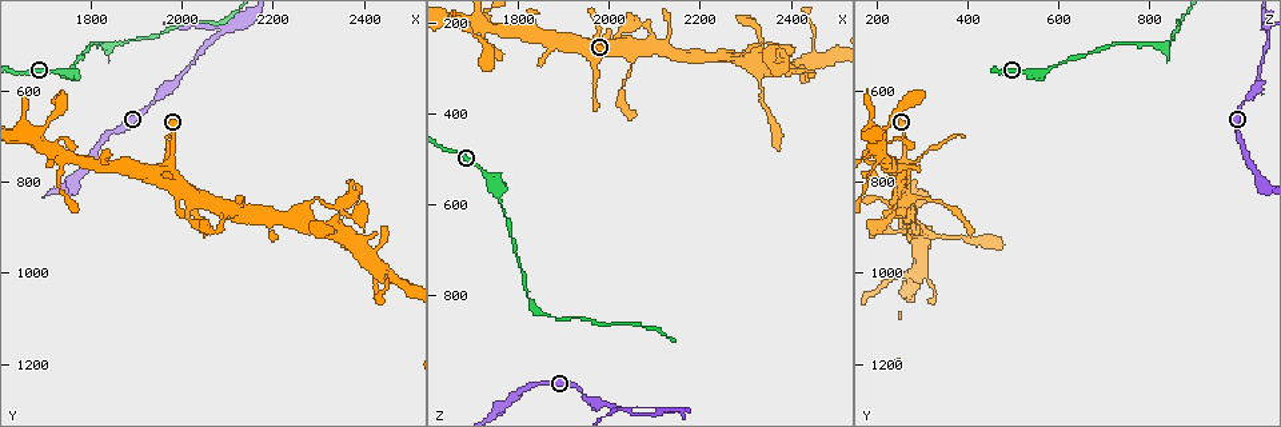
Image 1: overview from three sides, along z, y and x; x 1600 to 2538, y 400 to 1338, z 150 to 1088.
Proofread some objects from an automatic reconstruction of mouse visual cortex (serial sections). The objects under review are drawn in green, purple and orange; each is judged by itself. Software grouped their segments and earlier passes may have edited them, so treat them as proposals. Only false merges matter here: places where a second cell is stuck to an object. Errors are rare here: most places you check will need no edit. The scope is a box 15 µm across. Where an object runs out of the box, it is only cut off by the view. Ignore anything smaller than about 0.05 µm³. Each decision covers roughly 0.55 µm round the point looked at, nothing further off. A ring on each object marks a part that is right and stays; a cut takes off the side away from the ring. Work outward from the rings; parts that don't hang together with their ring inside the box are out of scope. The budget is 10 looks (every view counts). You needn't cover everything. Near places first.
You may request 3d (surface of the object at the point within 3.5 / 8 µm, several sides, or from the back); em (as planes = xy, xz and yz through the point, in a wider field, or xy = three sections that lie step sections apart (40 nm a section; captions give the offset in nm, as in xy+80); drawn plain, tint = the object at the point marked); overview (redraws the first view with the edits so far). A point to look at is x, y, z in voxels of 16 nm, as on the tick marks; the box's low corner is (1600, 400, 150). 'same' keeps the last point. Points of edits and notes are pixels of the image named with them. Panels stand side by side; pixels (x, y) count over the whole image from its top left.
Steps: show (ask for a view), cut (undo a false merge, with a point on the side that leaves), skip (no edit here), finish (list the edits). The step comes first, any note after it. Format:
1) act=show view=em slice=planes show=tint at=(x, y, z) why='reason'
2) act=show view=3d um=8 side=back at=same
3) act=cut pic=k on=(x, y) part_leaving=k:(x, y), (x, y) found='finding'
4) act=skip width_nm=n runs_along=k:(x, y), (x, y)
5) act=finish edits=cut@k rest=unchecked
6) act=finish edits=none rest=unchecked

act=show view=3d um=3.5 at=(1760, 555, 585)

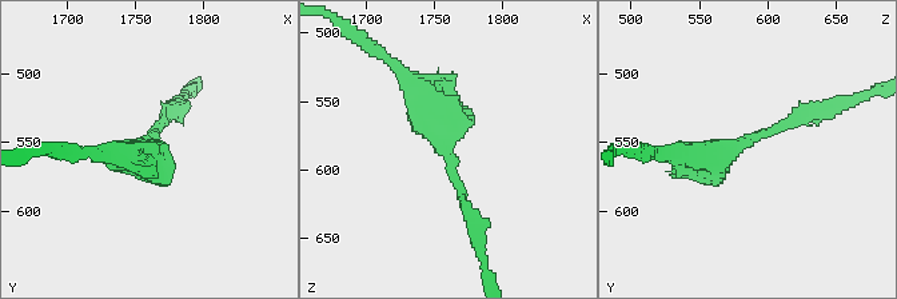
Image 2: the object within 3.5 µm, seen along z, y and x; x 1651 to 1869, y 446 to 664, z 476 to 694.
act=show view=em slice=xy step=2 show=tint at=(1760, 546, 586) arm_widths_nm=150,350

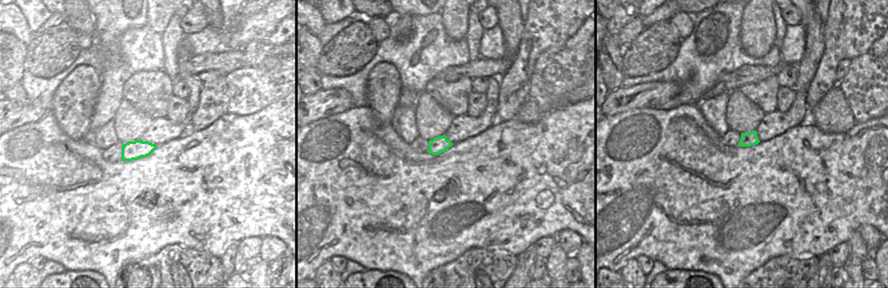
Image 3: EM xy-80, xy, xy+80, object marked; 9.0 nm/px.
act=skip found='all the same cell'

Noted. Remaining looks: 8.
act=show view=3d um=3.5 at=(2050, 830, 300) why='sudden change in width'

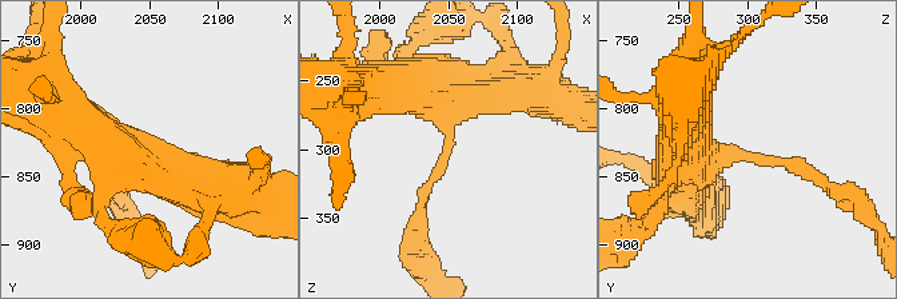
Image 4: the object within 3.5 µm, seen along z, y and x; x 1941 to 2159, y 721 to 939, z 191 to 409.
act=show view=em slice=xy step=5 show=tint at=(2050, 834, 300) arm_widths_nm=150,600

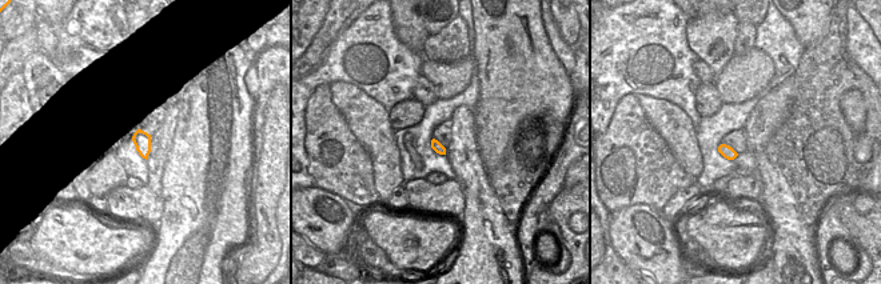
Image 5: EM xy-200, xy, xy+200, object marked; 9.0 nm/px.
act=skip runs_along=4:(681, 150), (684, 162), (745, 154), (817, 179) found='one cell here'

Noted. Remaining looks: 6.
act=show view=3d um=3.5 at=(2335, 890, 280) why='looks like a crossing'

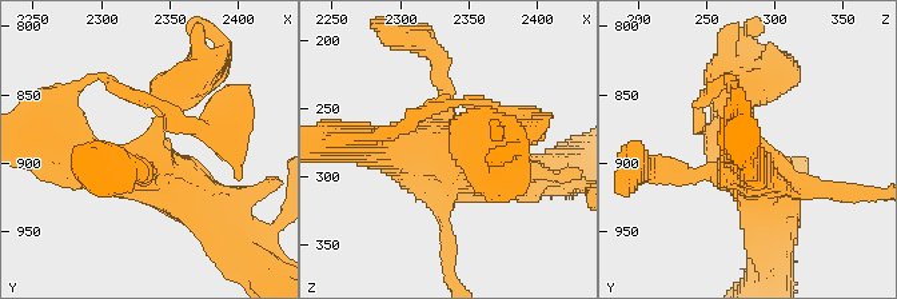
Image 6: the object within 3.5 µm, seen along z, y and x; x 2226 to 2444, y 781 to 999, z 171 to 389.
act=show view=em slice=xy step=3 show=tint at=(2336, 888, 276)

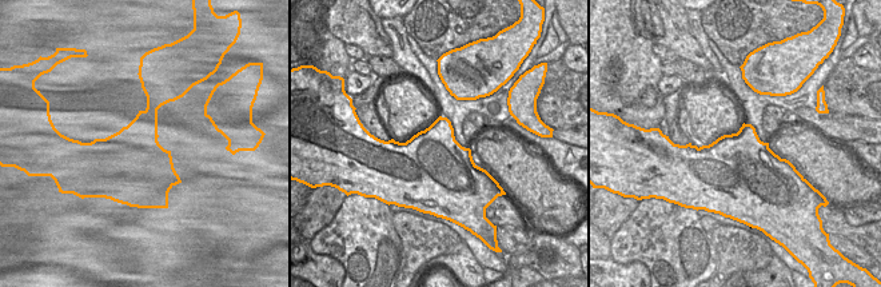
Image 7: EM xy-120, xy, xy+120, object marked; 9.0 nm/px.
act=skip runs_along=6:(60, 150), (151, 174), (212, 219) found='continuous, no second cell'

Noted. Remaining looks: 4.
act=show view=3d um=3.5 at=(1730, 740, 210) why='abrupt turn'

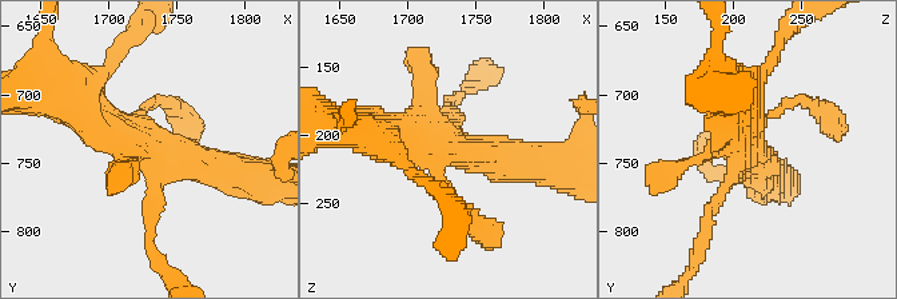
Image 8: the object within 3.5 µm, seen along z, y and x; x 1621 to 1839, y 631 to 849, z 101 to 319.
act=show view=em slice=xy step=1 show=tint at=(1732, 742, 210)

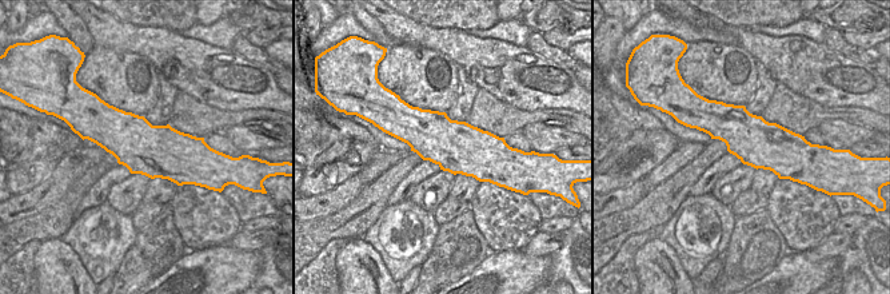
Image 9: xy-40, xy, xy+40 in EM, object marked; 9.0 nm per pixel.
act=skip width_nm=480 runs_along=8:(236, 174), (142, 150), (80, 104) found='continuous, no second cell'

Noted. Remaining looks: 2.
act=finish edits=none rest=unchecked

